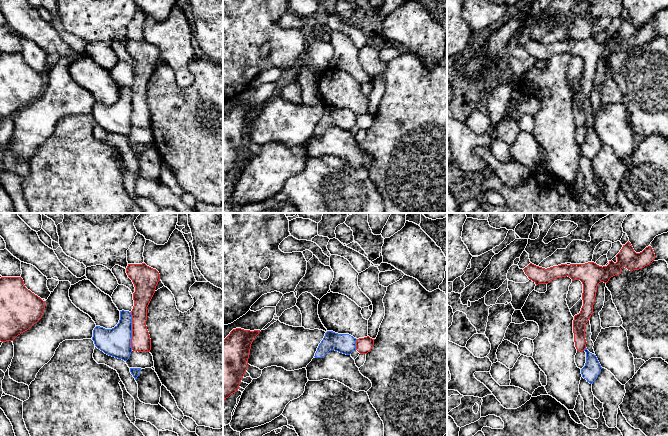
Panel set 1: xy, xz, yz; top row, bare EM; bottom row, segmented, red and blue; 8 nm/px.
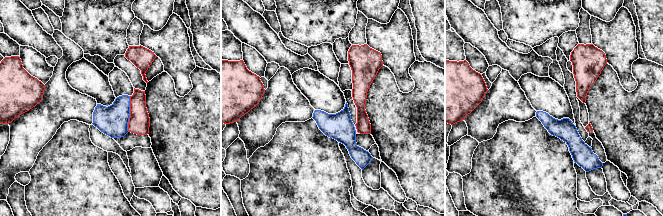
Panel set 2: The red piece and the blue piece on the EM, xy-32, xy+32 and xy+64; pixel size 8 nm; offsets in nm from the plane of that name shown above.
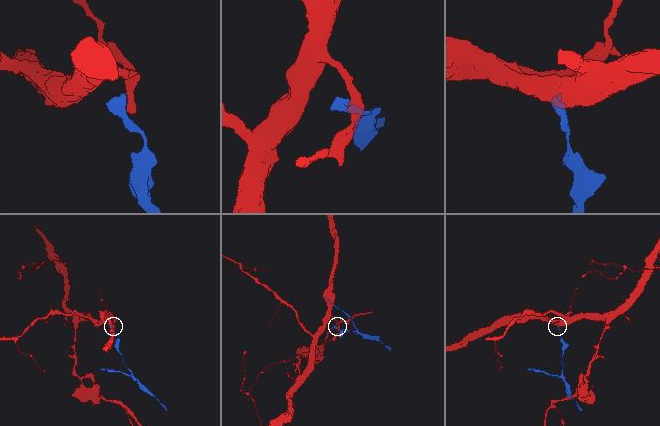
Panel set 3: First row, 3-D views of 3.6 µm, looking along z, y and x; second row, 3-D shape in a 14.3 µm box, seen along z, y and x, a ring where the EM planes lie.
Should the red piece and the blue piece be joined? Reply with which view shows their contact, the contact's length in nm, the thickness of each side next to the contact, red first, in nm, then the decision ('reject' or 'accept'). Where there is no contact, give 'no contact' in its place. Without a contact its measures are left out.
meets red in xy; contact 300 nm long; 160 nm thick on the red side, 240 nm on the other; reject

